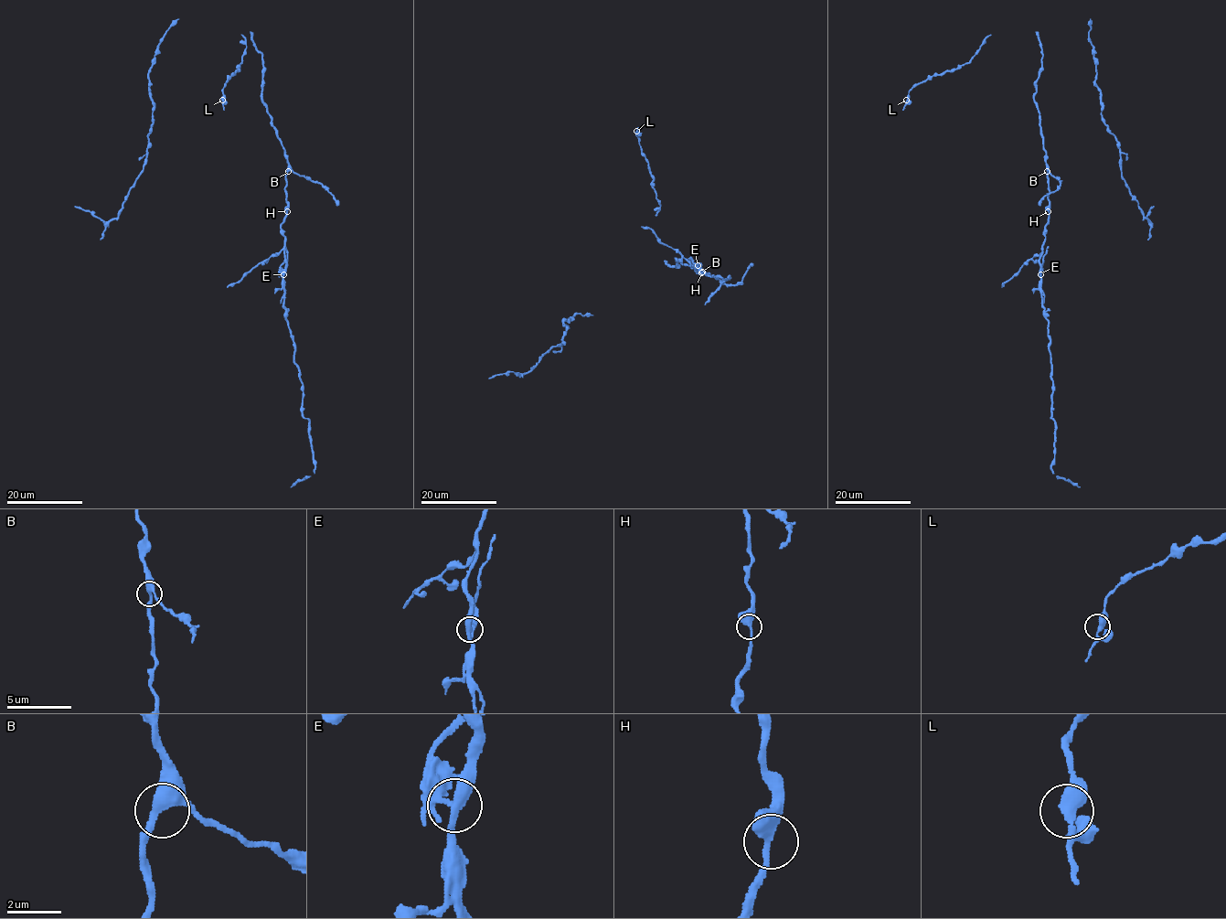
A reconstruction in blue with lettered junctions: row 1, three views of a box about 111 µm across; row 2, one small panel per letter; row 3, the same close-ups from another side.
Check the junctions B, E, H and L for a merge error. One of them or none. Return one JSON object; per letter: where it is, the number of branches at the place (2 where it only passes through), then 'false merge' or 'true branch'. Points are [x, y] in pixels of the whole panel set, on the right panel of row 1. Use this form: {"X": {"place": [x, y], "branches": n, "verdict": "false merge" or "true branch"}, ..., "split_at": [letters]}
{"B": {"place": [1047, 171], "branches": 3, "verdict": "true branch"}, "E": {"place": [1040, 274], "branches": 5, "verdict": "false merge"}, "H": {"place": [1048, 211], "branches": 3, "verdict": "true branch"}, "L": {"place": [906, 100], "branches": 3, "verdict": "true branch"}, "split_at": ["E"]}

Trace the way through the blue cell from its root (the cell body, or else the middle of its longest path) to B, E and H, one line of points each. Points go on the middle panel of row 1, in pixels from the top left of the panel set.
B: (676, 259), (682, 264), (702, 272)
E: (676, 259), (682, 264), (701, 270), (701, 273), (695, 270), (698, 270), (698, 265)
H: (676, 259), (682, 264), (701, 270), (701, 272)

